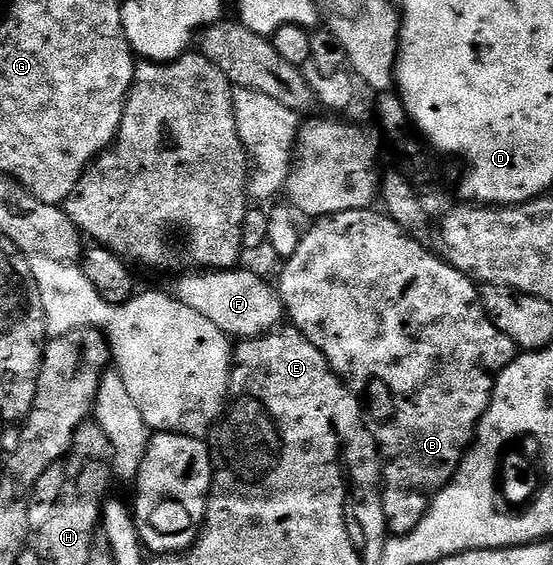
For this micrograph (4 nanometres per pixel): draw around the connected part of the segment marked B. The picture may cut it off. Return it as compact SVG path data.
M377 209L344 211L318 218L314 222L317 224L309 232L306 230L302 234L295 253L284 260L285 268L281 271L279 290L285 301L288 316L291 319L293 317L292 326L309 336L312 343L321 350L329 366L338 375L346 380L354 379L357 383L373 383L369 387L369 399L373 402L378 417L381 418L381 427L372 428L373 436L377 438L380 458L383 460L381 504L385 510L388 530L394 536L398 536L415 529L423 521L425 514L429 512L433 498L453 481L453 474L457 472L457 466L461 463L463 453L469 450L481 419L487 413L490 403L493 402L493 386L497 384L497 377L511 360L517 358L519 348L507 333L497 328L493 318L485 312L478 284L470 276L465 275L459 268L452 267L440 254L432 255L417 240L420 238L414 237L394 219L389 218L388 214L378 211Z

